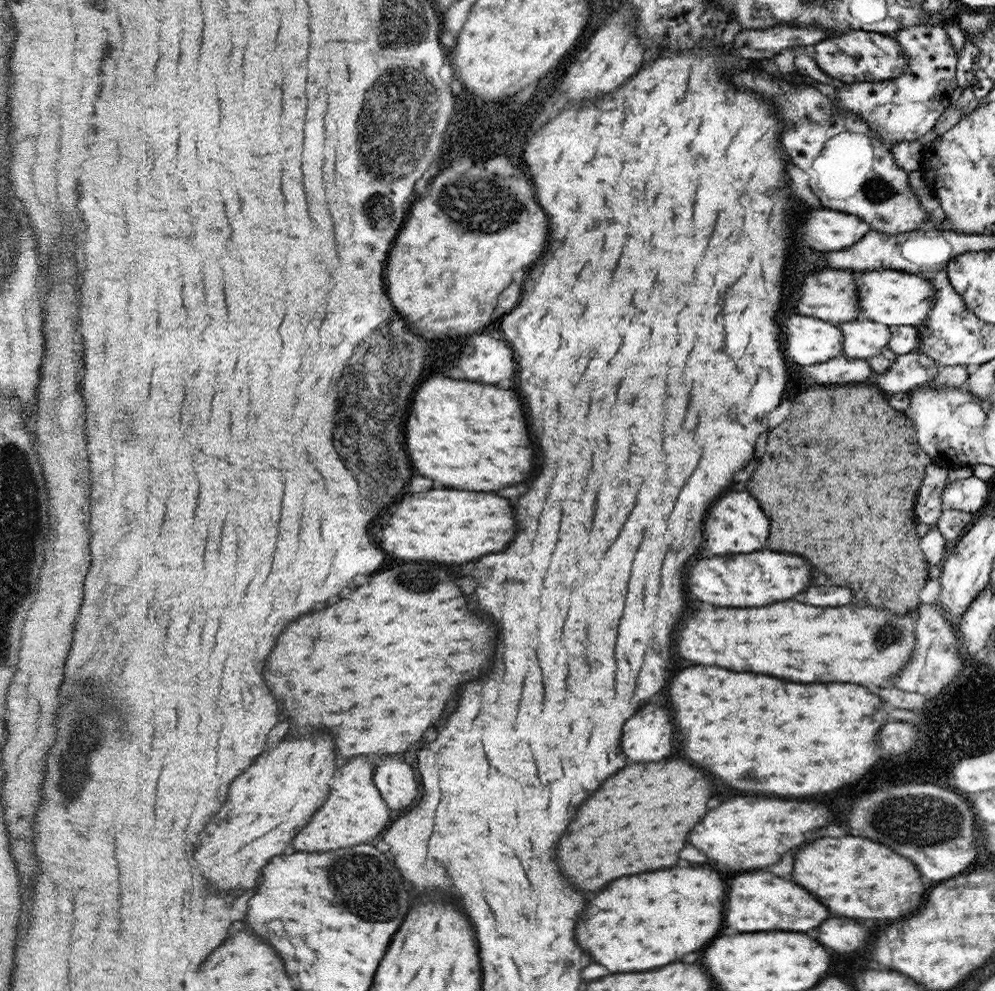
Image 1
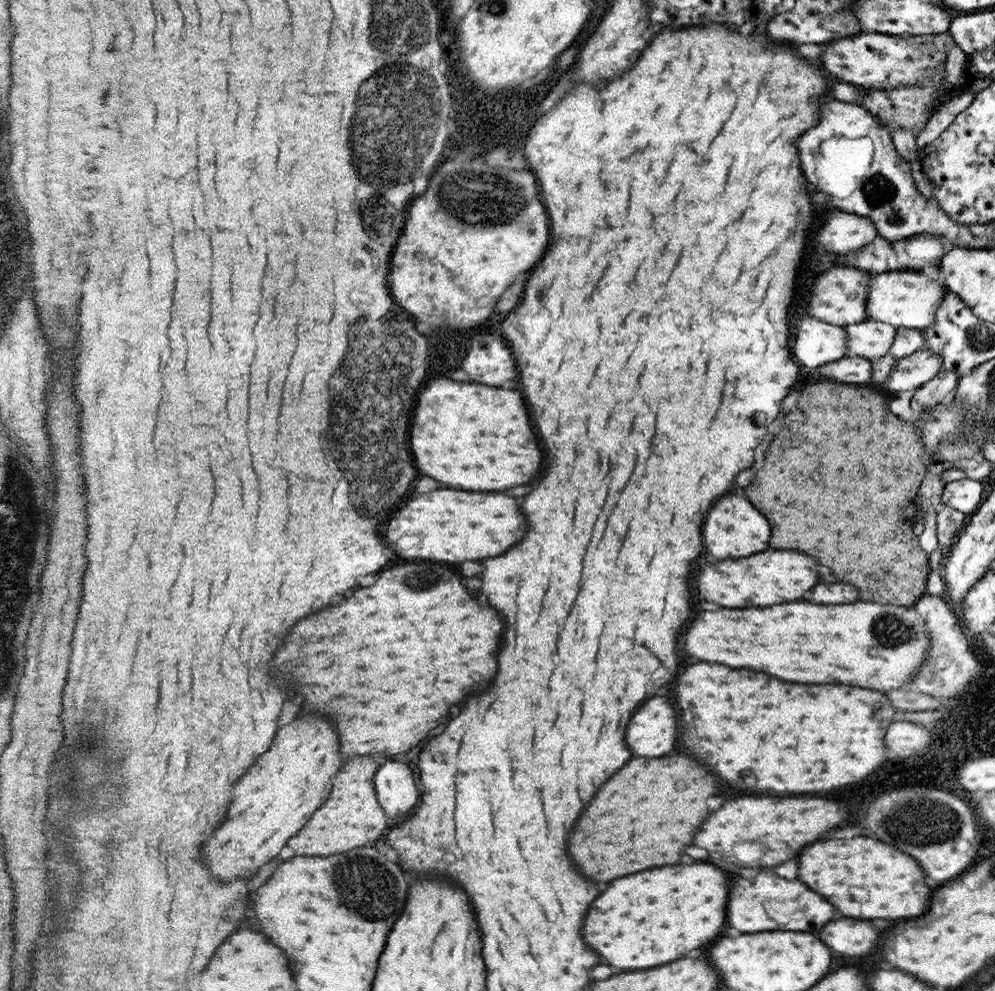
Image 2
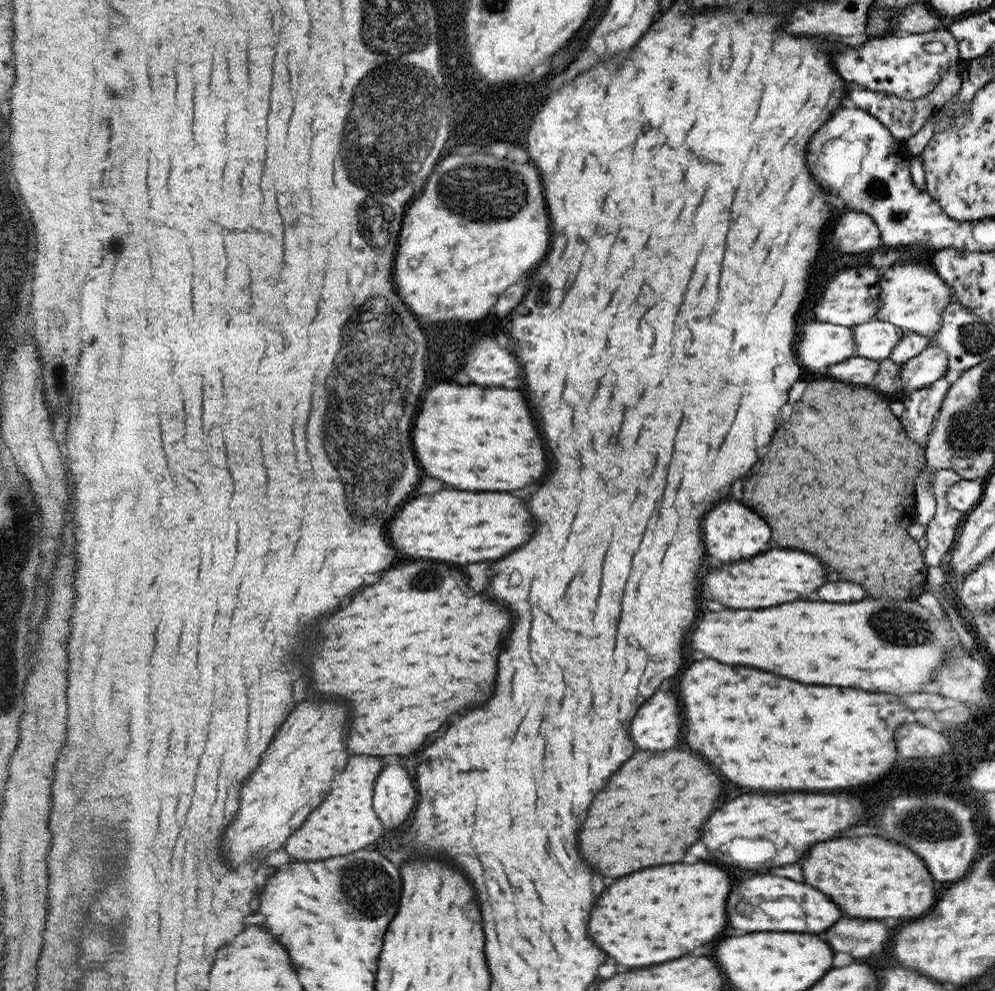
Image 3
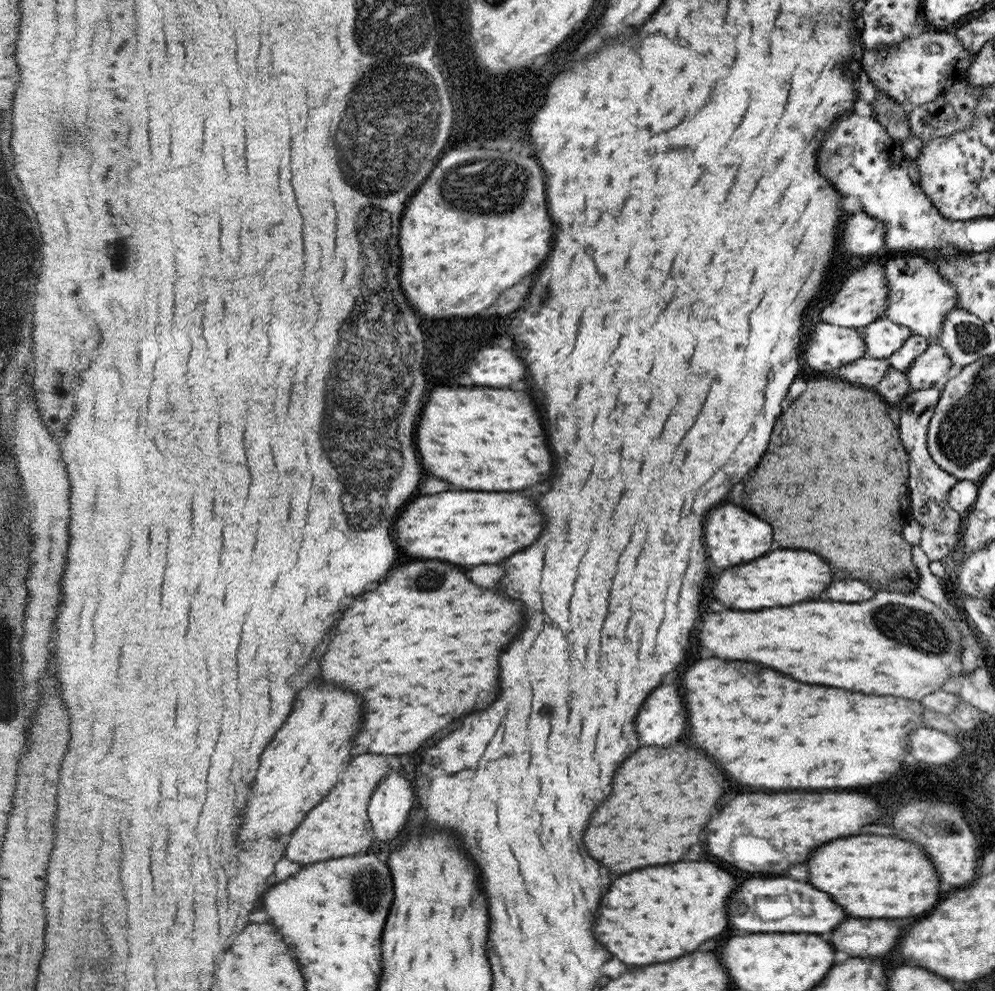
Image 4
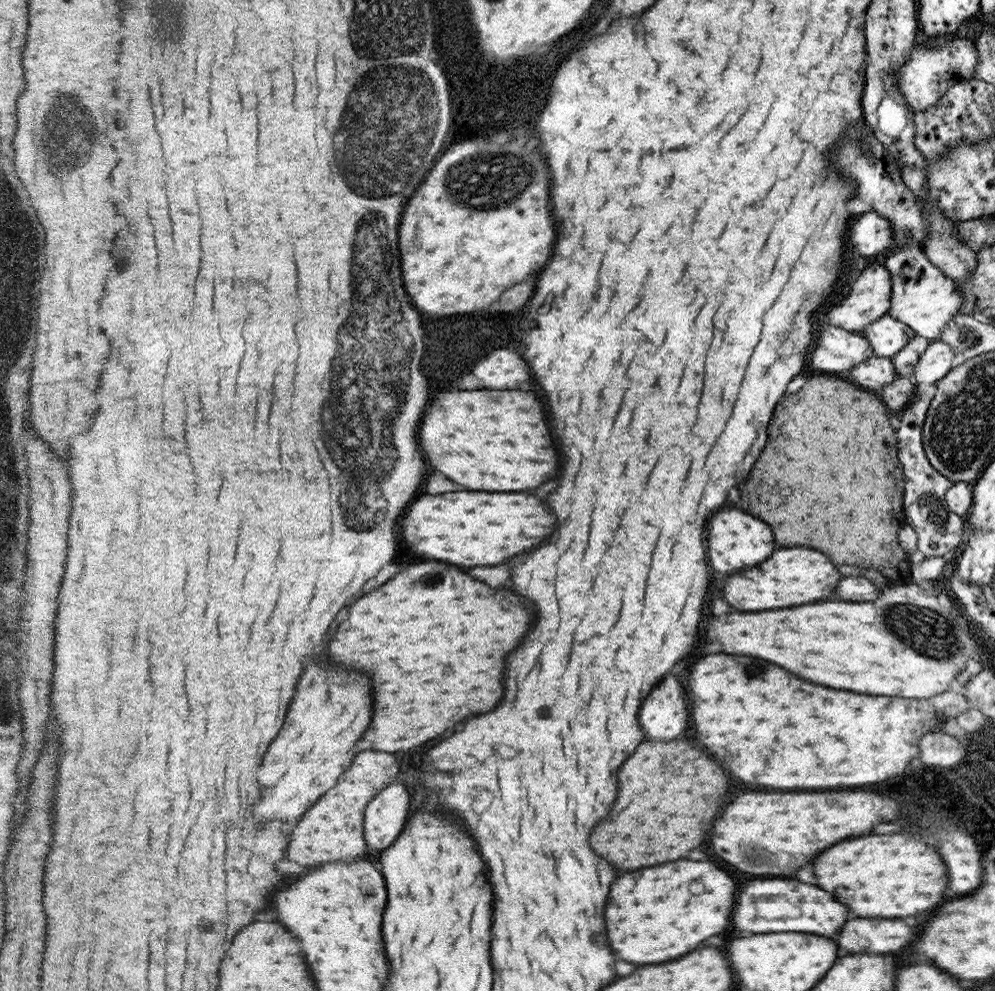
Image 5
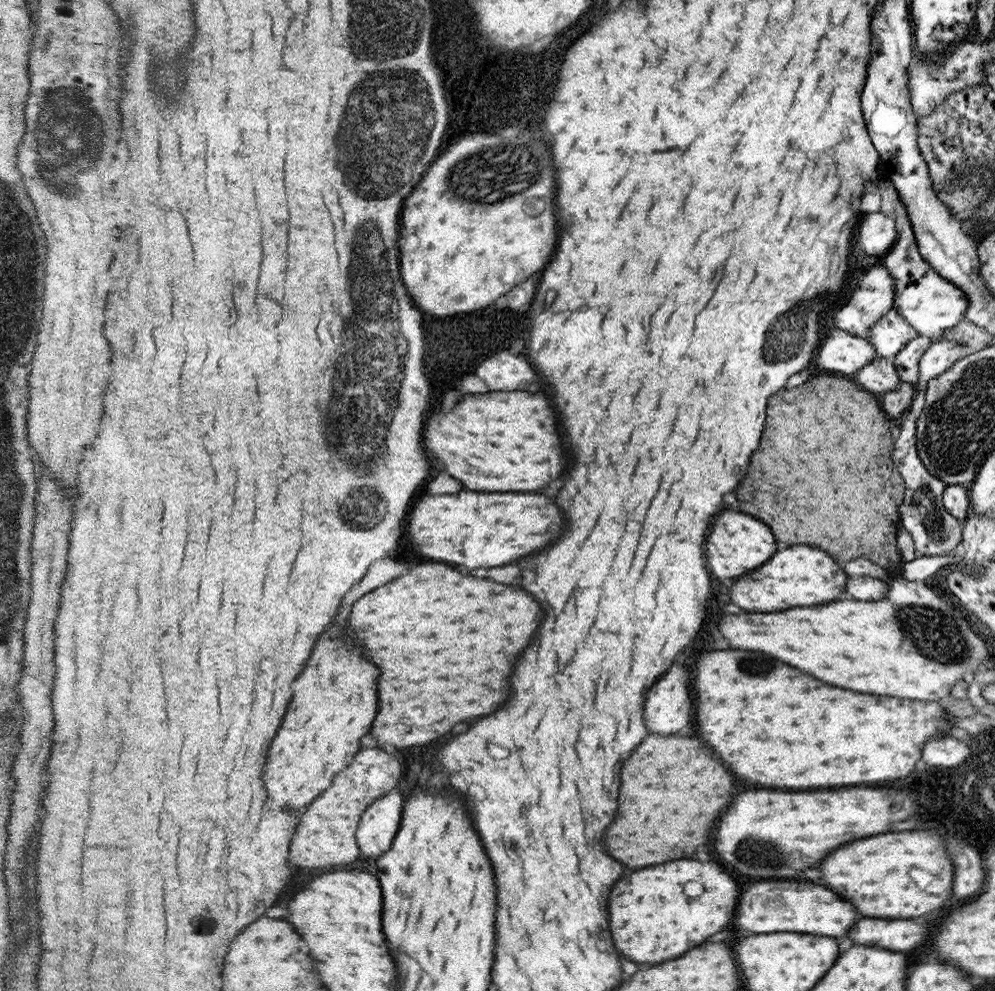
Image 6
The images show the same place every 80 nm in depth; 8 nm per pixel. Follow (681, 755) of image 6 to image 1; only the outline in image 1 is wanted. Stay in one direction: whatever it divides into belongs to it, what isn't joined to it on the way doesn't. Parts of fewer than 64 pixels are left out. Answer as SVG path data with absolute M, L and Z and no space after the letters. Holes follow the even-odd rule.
M676 758L666 762L628 764L626 768L610 776L600 786L600 790L580 806L574 822L570 824L570 830L566 832L566 836L562 836L558 846L558 862L562 862L562 870L570 874L570 882L578 886L578 890L598 890L620 876L674 866L678 862L680 850L686 846L688 832L708 812L706 802L714 792L712 786L714 784L710 782L708 774L694 768L686 760Z

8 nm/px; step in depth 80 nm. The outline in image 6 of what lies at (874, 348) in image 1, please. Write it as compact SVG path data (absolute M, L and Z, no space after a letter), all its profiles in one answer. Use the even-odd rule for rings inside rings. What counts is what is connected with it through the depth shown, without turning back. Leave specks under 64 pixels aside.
M894 308L889 310L872 328L870 341L876 347L878 356L885 359L896 357L920 332Z

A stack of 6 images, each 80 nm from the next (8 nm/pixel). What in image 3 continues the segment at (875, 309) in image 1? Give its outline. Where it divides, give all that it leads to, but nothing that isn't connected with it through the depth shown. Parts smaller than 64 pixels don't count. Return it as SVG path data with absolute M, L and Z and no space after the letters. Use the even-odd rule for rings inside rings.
M896 263L881 272L884 272L879 294L881 308L876 318L899 326L903 331L916 332L928 338L938 333L942 324L942 313L953 302L955 292L942 280L931 263Z

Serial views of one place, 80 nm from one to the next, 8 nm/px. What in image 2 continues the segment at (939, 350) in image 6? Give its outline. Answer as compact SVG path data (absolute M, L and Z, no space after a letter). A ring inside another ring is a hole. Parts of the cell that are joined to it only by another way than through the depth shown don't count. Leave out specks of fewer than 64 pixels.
M928 349L897 359L886 388L892 392L917 390L932 381L942 369L942 357Z

